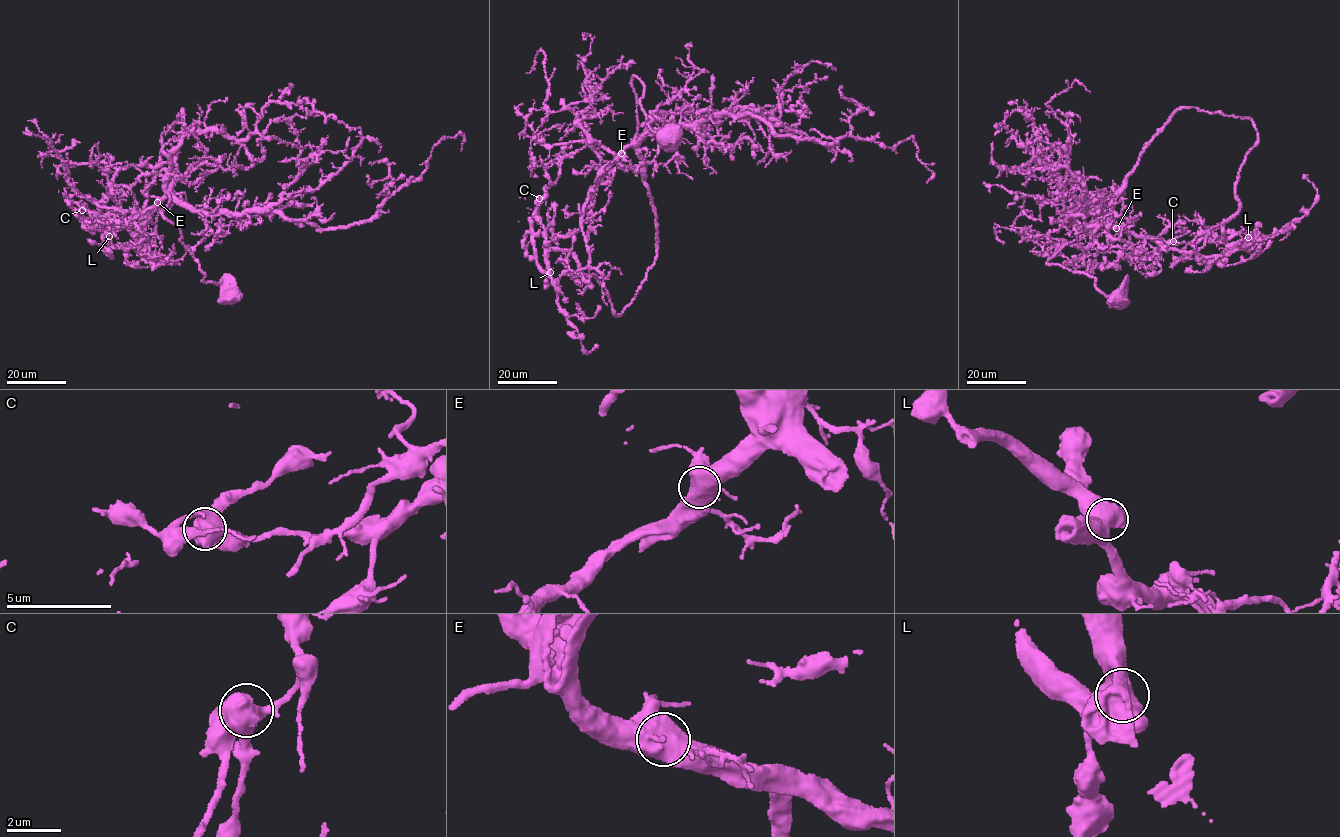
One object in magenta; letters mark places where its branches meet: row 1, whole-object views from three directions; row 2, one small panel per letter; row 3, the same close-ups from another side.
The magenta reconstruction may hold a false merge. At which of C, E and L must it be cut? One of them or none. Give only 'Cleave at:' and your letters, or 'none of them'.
Cleave at: none of them

